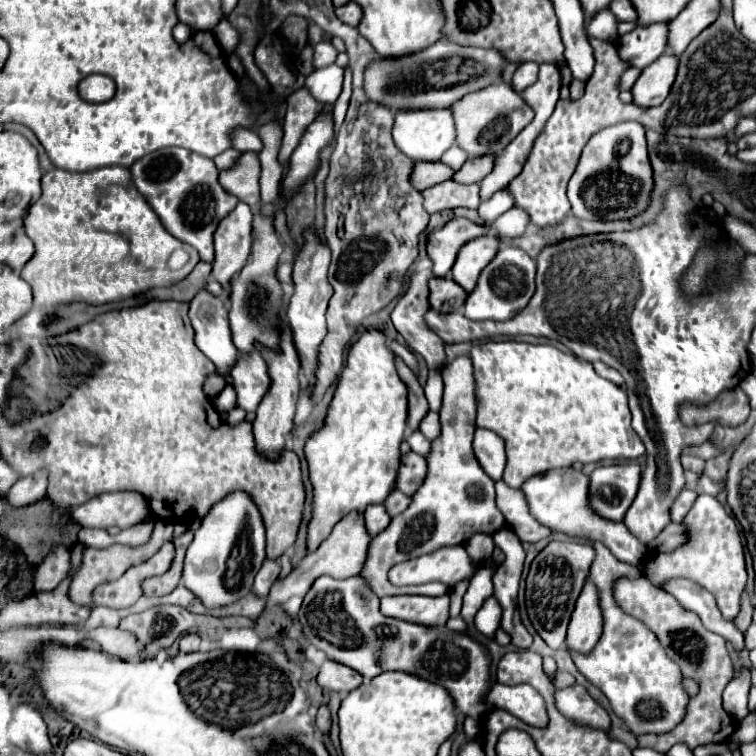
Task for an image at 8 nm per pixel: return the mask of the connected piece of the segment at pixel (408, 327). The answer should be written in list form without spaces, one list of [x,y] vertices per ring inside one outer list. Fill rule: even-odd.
[[[430,261],[424,263],[424,265],[412,265],[412,275],[410,275],[408,291],[398,301],[396,309],[392,311],[392,323],[394,323],[396,331],[406,339],[406,343],[412,347],[412,351],[420,353],[426,359],[426,363],[428,363],[430,369],[440,369],[442,363],[444,363],[444,359],[446,359],[446,355],[444,355],[444,343],[424,323],[424,313],[430,309],[430,305],[428,305],[428,279],[430,279],[430,275],[432,275]]]

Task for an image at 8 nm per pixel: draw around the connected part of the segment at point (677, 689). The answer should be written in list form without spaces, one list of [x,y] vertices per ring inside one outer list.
[[[596,543],[596,553],[598,555],[590,567],[588,581],[598,589],[598,601],[604,615],[604,631],[590,655],[572,655],[572,659],[578,671],[608,697],[612,711],[628,725],[634,735],[668,733],[682,721],[688,703],[688,695],[682,689],[682,673],[678,671],[678,665],[666,655],[654,631],[650,631],[632,615],[622,613],[612,597],[612,581],[616,577],[636,579],[640,573],[634,569],[634,565],[614,557],[602,543]]]

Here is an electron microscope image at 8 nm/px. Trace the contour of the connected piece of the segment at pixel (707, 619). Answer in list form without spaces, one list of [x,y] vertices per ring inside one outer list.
[[[686,579],[668,581],[664,589],[668,593],[672,593],[686,609],[698,613],[698,617],[702,619],[706,629],[710,629],[710,631],[722,635],[724,639],[728,639],[734,645],[736,651],[744,649],[744,635],[736,629],[736,625],[732,621],[722,619],[712,593],[704,591],[702,587],[698,587],[696,583],[690,583]]]

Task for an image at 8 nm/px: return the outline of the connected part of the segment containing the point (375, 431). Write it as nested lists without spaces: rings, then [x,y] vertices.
[[[370,329],[350,347],[324,423],[304,447],[312,483],[308,551],[316,551],[346,515],[354,511],[362,515],[368,505],[382,503],[394,489],[406,415],[406,385],[396,373],[394,353],[386,347],[386,337]]]

